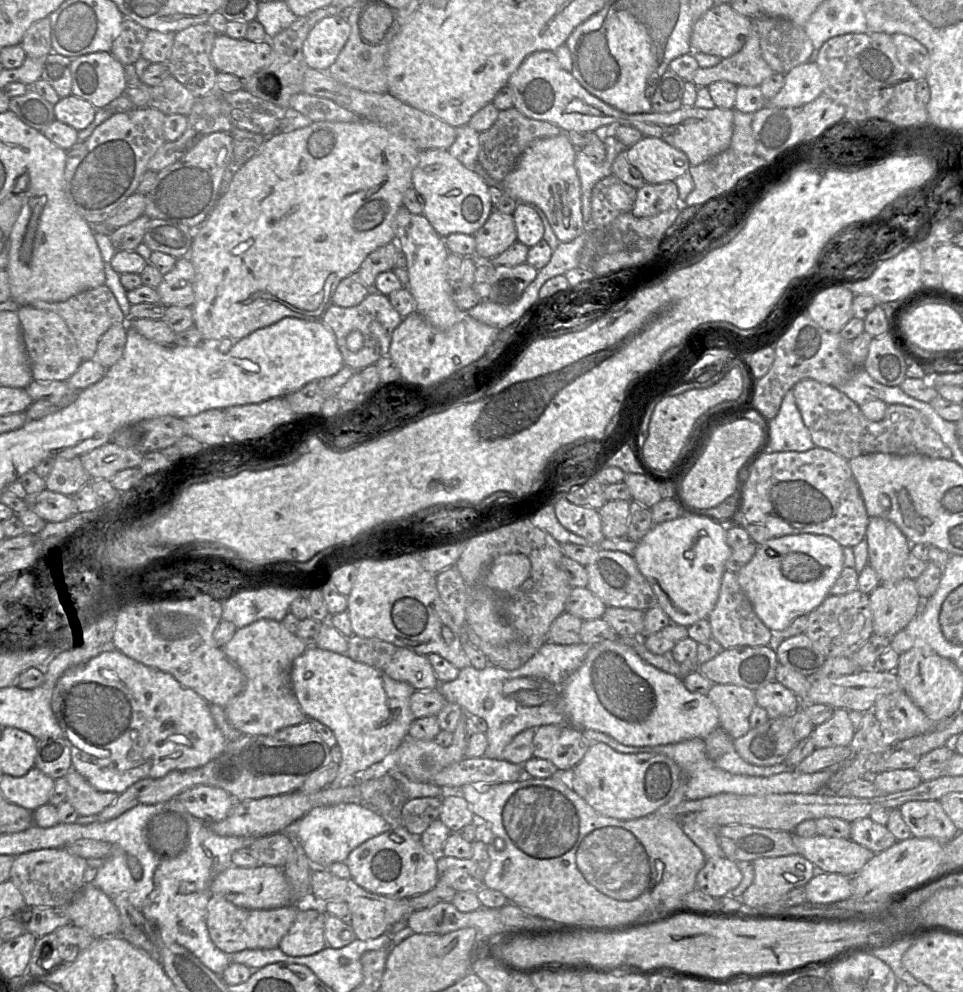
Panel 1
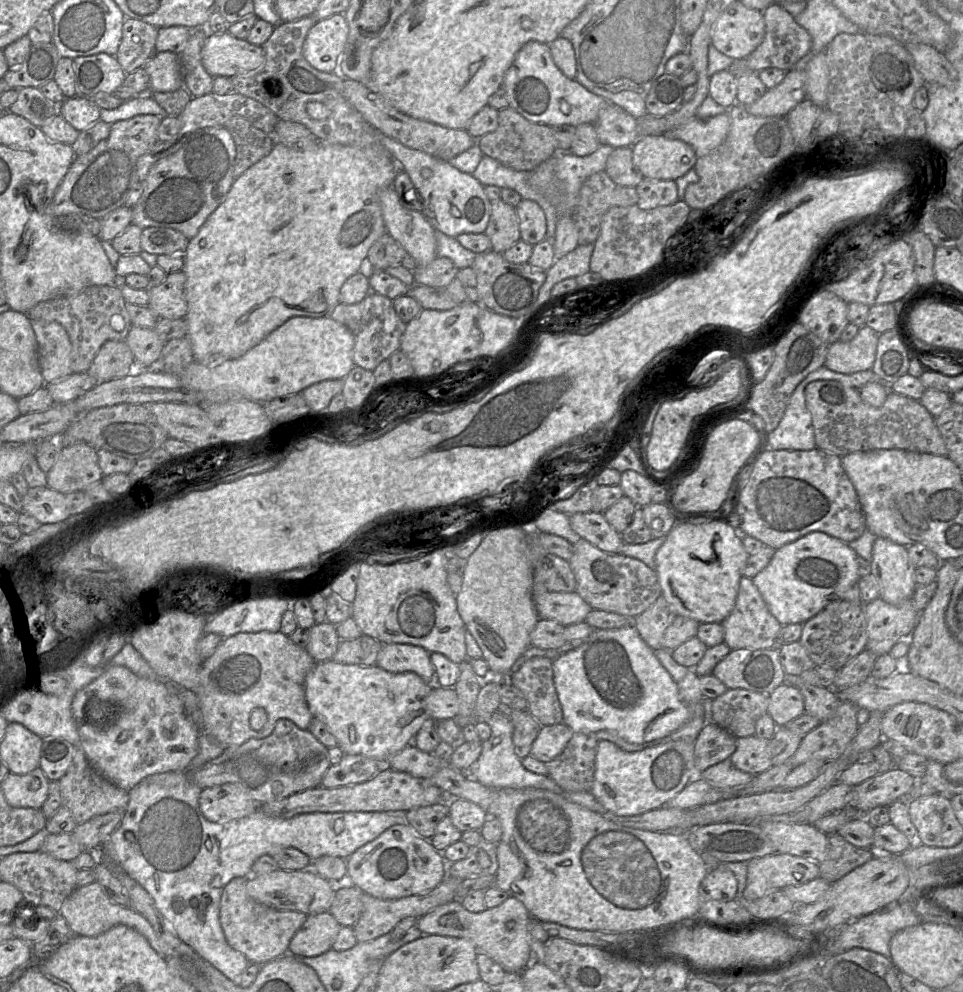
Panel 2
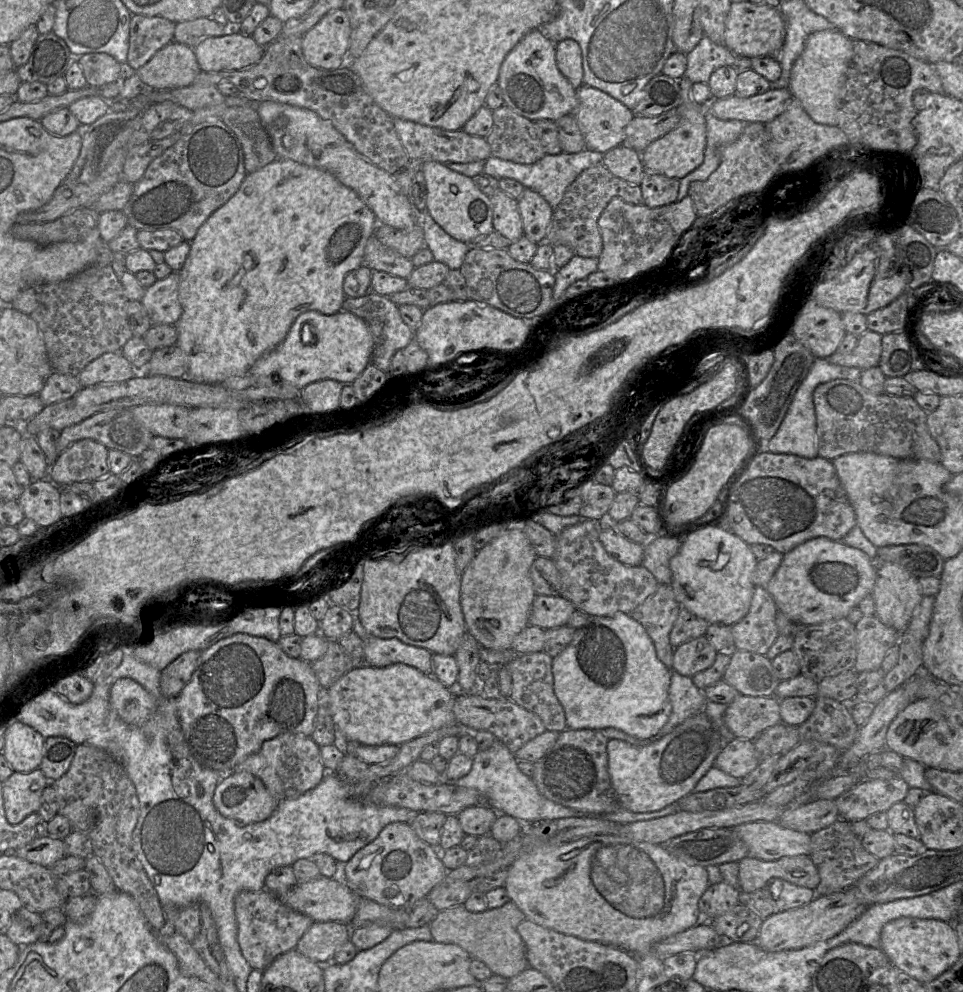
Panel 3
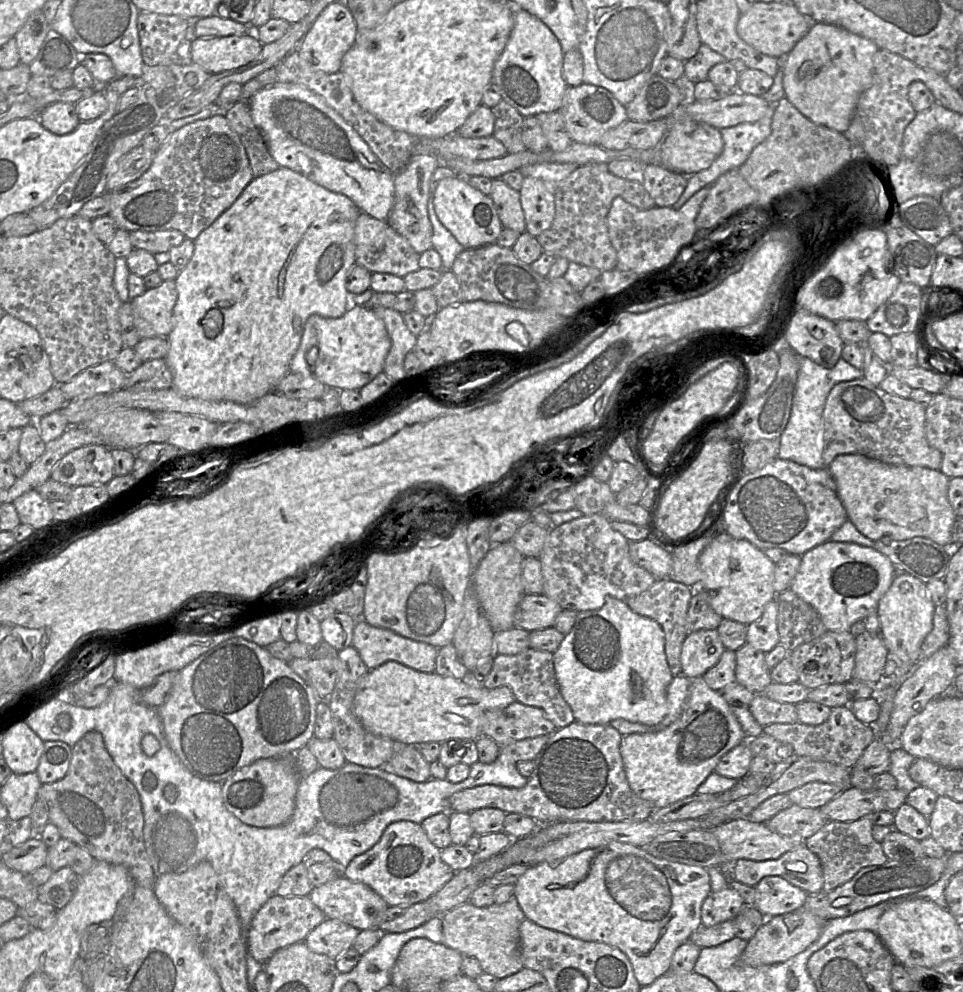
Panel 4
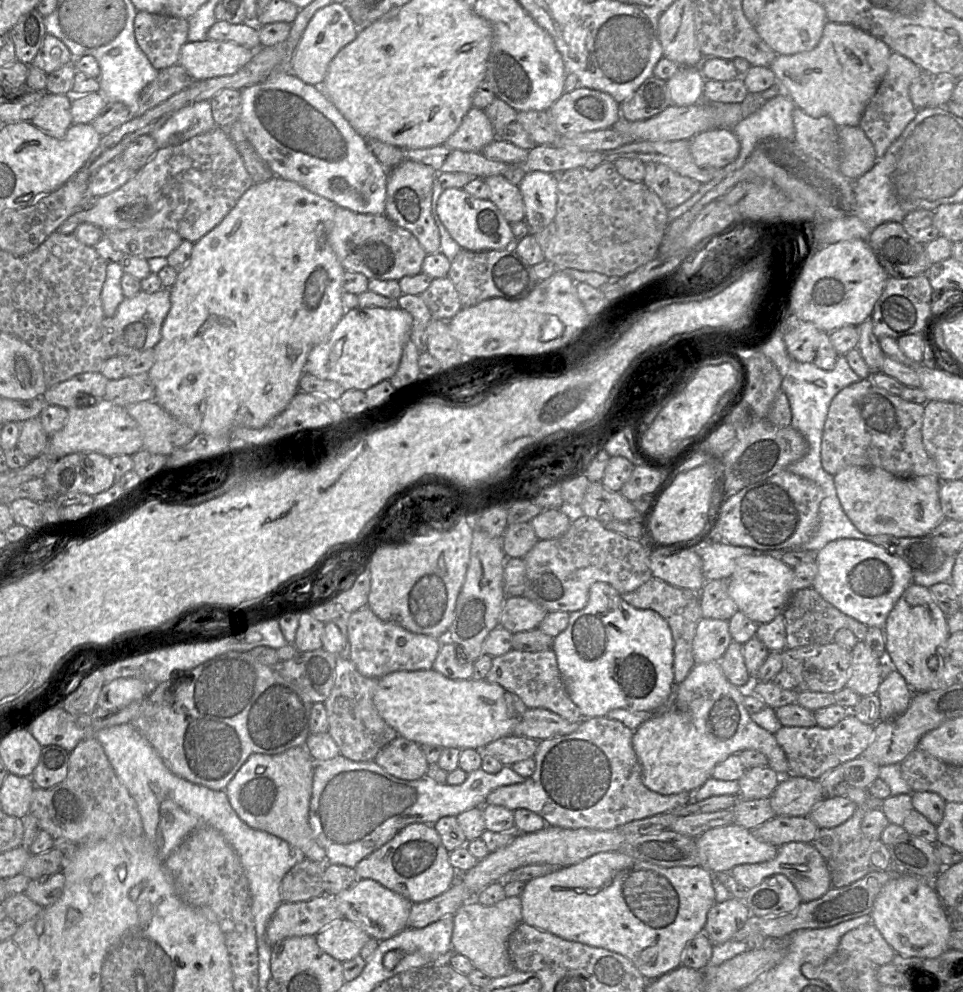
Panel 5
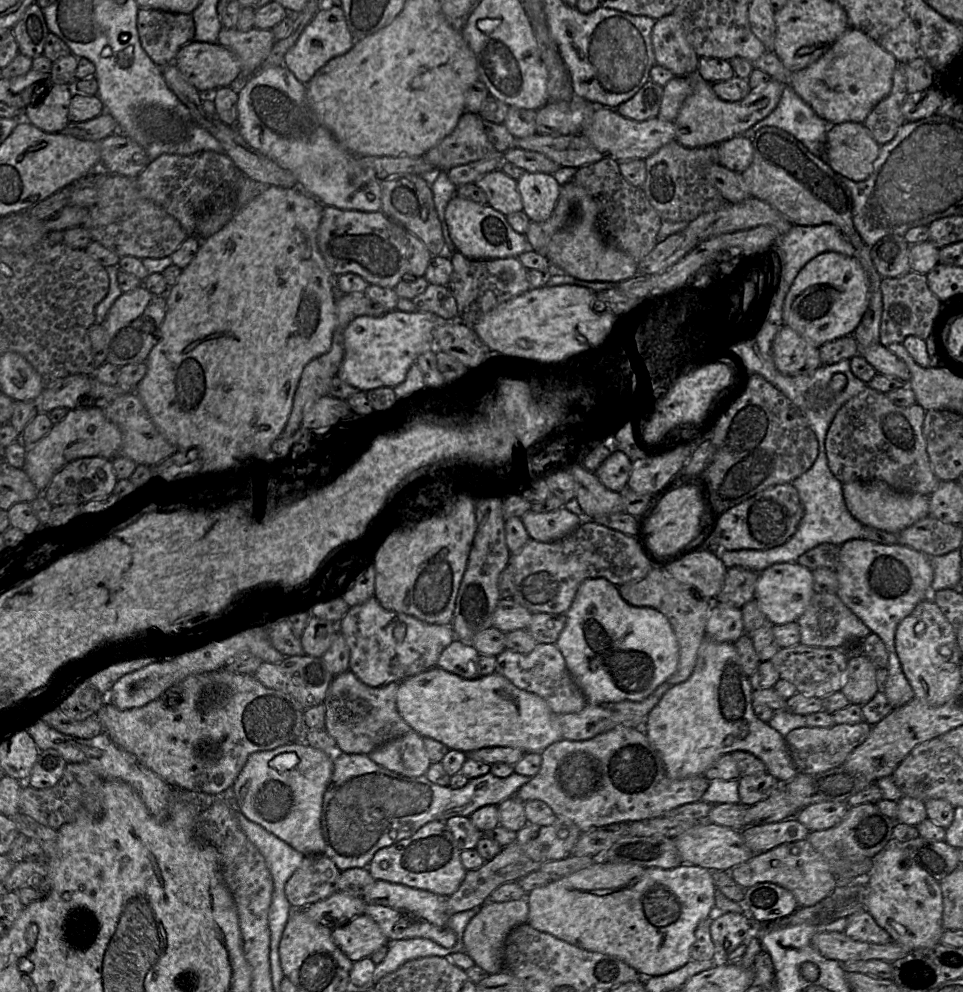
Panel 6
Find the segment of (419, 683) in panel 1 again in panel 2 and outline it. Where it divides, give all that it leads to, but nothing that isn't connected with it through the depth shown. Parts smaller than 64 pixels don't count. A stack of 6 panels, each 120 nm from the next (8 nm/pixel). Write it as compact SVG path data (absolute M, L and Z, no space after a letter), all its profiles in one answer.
M383 644L376 665L392 673L414 672L426 682L434 682L434 667L430 660L430 653L420 646Z

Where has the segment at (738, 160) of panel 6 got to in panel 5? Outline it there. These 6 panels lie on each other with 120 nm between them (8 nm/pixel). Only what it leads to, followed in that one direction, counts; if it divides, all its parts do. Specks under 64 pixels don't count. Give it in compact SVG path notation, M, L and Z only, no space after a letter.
M710 129L690 139L690 150L697 165L723 168L738 157L740 143L731 129Z

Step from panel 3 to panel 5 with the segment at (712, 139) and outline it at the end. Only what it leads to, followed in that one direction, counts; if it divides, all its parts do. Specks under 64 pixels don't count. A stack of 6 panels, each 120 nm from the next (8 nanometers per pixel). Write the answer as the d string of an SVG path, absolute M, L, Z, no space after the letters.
M785 93L779 94L776 97L763 102L760 107L751 115L740 121L737 125L734 126L732 131L736 135L740 143L740 151L738 157L726 165L725 167L716 171L715 177L707 182L701 183L699 190L691 196L688 200L683 202L681 205L677 206L674 209L668 211L668 224L669 222L679 218L686 211L688 211L696 202L698 202L709 190L714 188L718 183L720 183L725 177L730 173L739 170L747 162L749 156L751 155L756 143L765 137L773 136L778 138L783 138L789 141L794 141L795 137L795 128L793 123L793 111L796 105L791 100L789 96Z

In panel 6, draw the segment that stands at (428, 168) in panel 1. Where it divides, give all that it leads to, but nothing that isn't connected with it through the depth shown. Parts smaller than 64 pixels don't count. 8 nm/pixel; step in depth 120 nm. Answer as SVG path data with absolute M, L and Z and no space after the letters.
M455 195L445 208L445 221L456 250L471 260L518 257L534 250L526 236L517 233L506 216L488 204L482 205Z

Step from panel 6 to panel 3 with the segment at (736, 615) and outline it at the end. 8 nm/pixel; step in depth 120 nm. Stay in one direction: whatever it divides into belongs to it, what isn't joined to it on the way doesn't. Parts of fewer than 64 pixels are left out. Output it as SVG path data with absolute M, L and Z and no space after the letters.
M705 635L690 639L674 648L672 671L691 678L712 666L717 653Z

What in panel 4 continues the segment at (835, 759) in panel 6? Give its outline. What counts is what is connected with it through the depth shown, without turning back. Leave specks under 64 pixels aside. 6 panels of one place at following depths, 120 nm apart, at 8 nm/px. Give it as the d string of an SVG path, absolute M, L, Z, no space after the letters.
M850 706L831 708L828 719L819 725L807 725L800 722L775 723L763 727L763 733L791 745L794 756L831 762L847 768L855 765L864 750L876 738L874 725L867 725L858 720Z

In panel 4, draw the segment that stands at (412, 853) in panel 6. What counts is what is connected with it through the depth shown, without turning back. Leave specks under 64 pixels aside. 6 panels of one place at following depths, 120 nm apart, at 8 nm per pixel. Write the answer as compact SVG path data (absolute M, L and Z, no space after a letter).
M402 820L391 823L371 849L354 857L344 877L369 886L389 906L409 906L426 901L455 873L441 859L441 850L428 839L421 824Z

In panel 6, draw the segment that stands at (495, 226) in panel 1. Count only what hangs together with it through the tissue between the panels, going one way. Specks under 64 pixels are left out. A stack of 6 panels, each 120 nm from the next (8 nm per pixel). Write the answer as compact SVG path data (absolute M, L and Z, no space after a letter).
M502 170L489 172L477 179L474 184L485 192L488 205L505 216L523 210L517 181L506 175Z

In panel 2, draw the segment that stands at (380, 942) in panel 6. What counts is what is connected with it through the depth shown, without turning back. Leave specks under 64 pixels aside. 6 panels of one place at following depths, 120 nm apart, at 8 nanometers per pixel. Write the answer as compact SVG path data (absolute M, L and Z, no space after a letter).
M329 911L307 916L289 943L288 953L295 957L315 957L329 951L342 927Z

